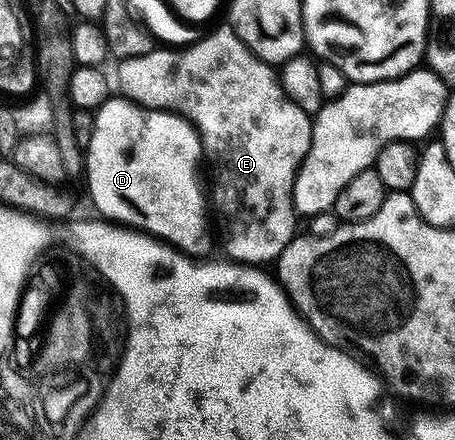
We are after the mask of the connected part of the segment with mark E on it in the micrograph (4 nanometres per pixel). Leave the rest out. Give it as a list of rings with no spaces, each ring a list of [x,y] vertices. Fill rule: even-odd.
[[[230,27],[215,29],[207,38],[195,40],[186,47],[156,47],[153,51],[149,51],[149,55],[137,55],[133,59],[122,59],[118,65],[118,92],[122,96],[126,97],[128,101],[135,102],[136,105],[144,105],[146,109],[164,109],[167,113],[178,113],[179,116],[190,121],[193,128],[199,132],[199,142],[203,145],[206,160],[208,162],[216,161],[219,164],[215,169],[215,197],[217,200],[223,201],[219,205],[219,229],[223,232],[223,249],[227,252],[224,254],[236,263],[256,267],[266,266],[268,264],[266,261],[274,262],[279,258],[281,251],[285,251],[288,243],[297,236],[297,229],[295,229],[297,214],[293,203],[293,189],[301,163],[309,151],[313,117],[312,114],[301,111],[301,107],[297,107],[297,103],[293,103],[293,99],[289,99],[289,95],[285,95],[278,72],[266,61],[260,59]]]

